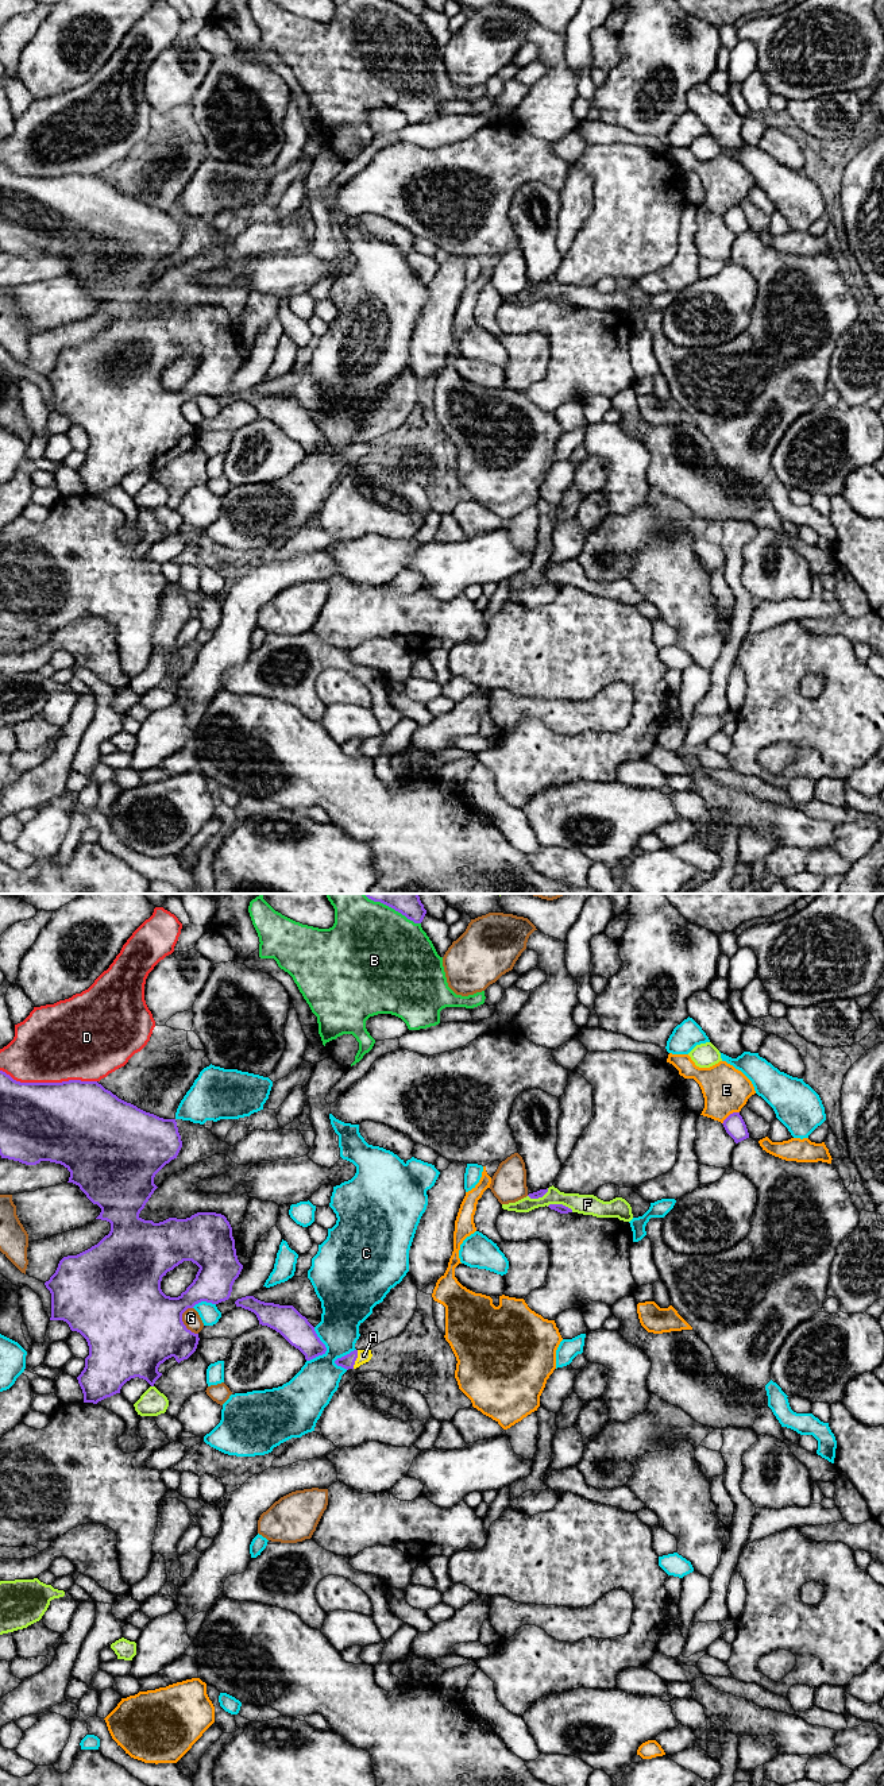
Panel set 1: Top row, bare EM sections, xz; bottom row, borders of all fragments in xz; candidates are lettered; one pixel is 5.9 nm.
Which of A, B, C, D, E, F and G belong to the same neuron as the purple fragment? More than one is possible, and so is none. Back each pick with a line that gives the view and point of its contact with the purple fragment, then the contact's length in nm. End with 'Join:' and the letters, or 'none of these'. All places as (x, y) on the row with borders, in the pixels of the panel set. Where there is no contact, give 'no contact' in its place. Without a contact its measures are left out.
A: contact xz (355, 1360); length 120 nm
Join: A

